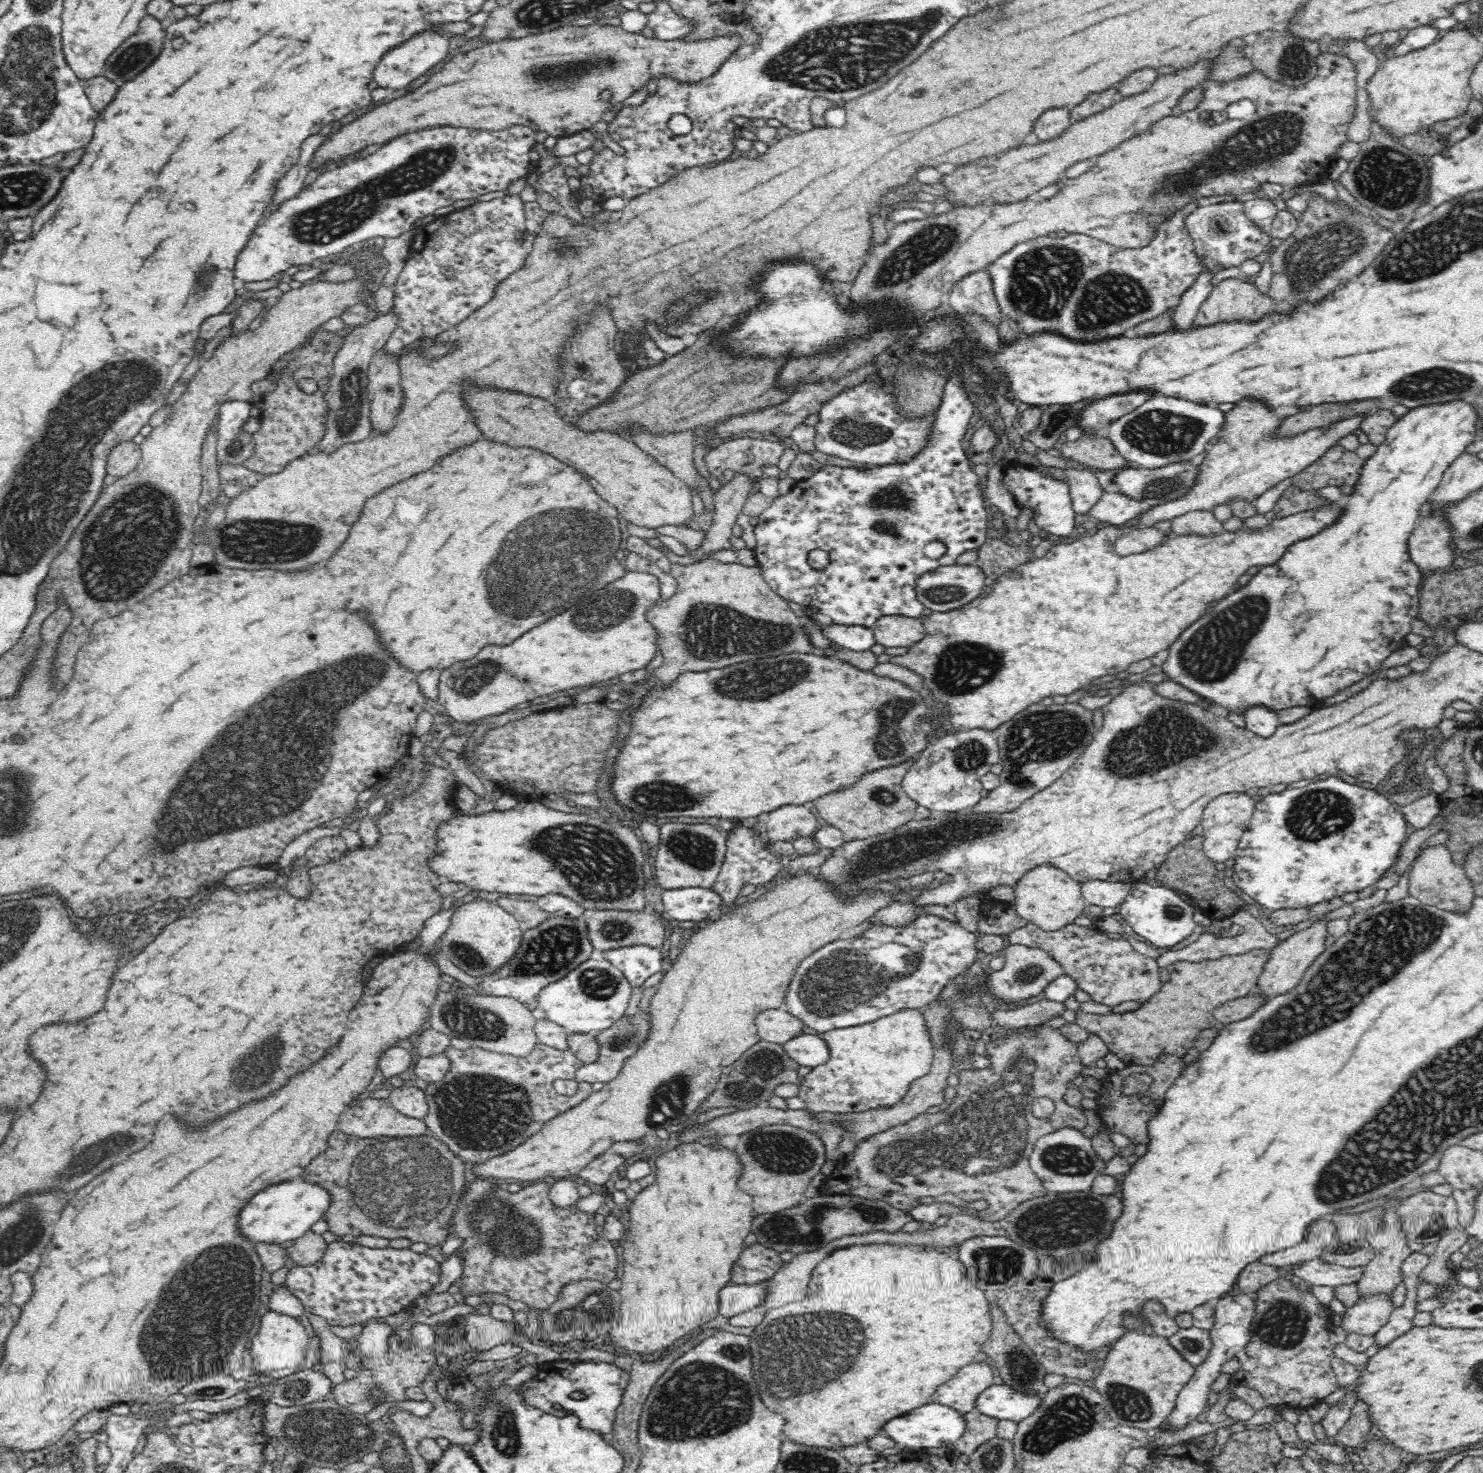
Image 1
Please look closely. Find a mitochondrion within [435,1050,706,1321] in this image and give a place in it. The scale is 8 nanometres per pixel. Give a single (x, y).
(501, 1227)

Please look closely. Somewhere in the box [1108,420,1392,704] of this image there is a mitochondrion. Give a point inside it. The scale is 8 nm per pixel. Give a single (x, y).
(1204, 657)

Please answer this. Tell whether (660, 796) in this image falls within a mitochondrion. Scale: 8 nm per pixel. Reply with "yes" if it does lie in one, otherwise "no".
yes

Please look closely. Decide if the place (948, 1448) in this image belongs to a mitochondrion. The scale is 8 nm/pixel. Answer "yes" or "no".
no

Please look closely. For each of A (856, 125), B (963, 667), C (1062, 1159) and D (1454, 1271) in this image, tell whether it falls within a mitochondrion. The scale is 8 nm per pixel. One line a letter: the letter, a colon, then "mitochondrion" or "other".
A: other
B: mitochondrion
C: mitochondrion
D: other

